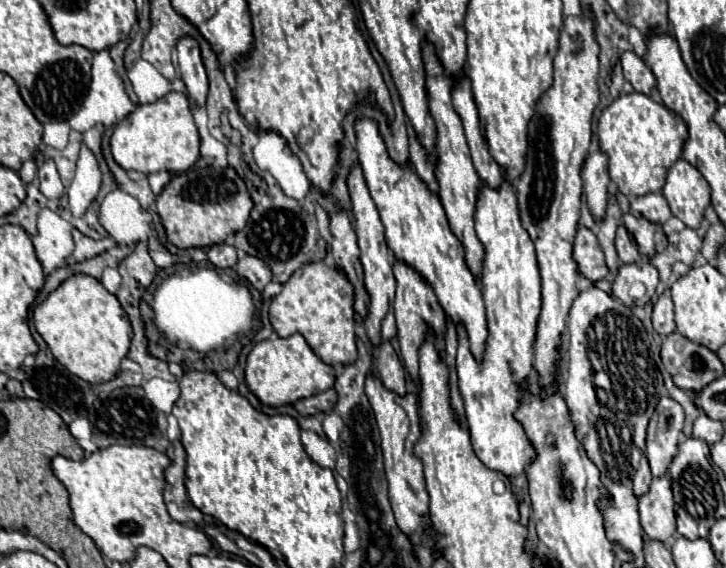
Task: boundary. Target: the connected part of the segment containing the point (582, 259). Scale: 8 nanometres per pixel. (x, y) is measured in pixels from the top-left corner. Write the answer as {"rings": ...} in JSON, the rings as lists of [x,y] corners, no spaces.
{"rings":[[[579,227],[579,231],[577,231],[573,259],[577,261],[581,275],[587,277],[589,281],[597,283],[601,279],[607,279],[609,269],[605,263],[605,255],[599,247],[597,235],[593,231],[589,231],[587,227]]]}

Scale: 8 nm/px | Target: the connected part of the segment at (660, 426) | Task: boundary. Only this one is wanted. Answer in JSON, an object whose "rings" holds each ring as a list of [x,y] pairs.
{"rings":[[[663,397],[657,403],[655,413],[649,421],[647,449],[645,449],[653,477],[663,477],[673,457],[677,455],[683,421],[685,421],[683,407],[677,401]]]}

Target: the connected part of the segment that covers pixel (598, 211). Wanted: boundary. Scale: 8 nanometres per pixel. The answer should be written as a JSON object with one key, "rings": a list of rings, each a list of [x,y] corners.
{"rings":[[[601,151],[591,153],[585,159],[583,165],[583,191],[587,195],[587,205],[595,221],[603,221],[607,215],[607,185],[609,185],[609,173],[607,173],[607,159],[601,155]]]}

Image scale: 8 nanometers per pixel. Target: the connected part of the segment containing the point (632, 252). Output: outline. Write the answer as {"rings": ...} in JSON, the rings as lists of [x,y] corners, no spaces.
{"rings":[[[619,223],[619,227],[617,227],[615,247],[617,247],[617,253],[619,253],[619,257],[621,257],[623,263],[637,263],[639,261],[637,245],[635,245],[633,237],[629,235],[629,231],[623,227],[623,223]]]}

